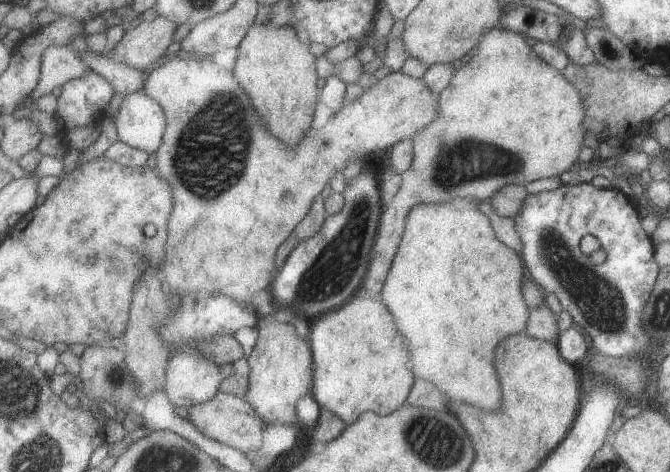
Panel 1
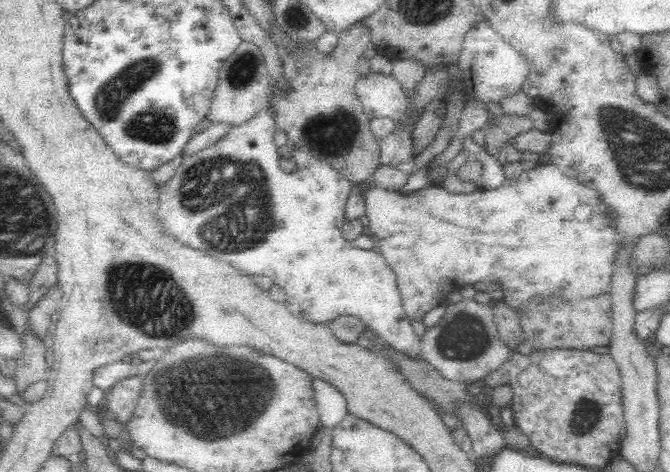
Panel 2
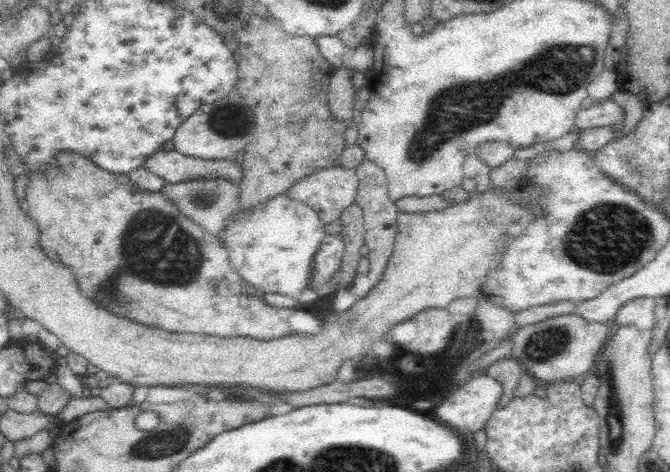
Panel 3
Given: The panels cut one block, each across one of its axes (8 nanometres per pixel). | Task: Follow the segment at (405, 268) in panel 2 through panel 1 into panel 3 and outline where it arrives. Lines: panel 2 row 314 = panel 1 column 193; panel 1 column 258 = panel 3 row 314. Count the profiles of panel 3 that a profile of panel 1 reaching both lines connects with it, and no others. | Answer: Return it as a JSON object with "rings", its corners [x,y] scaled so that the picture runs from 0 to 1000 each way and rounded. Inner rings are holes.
{"rings":[[[633,650],[610,676],[621,686],[622,714],[612,731],[603,737],[606,744],[621,752],[654,750],[654,746],[660,746],[663,737],[669,737],[669,729],[675,729],[675,720],[678,720],[679,674],[666,653]]]}

